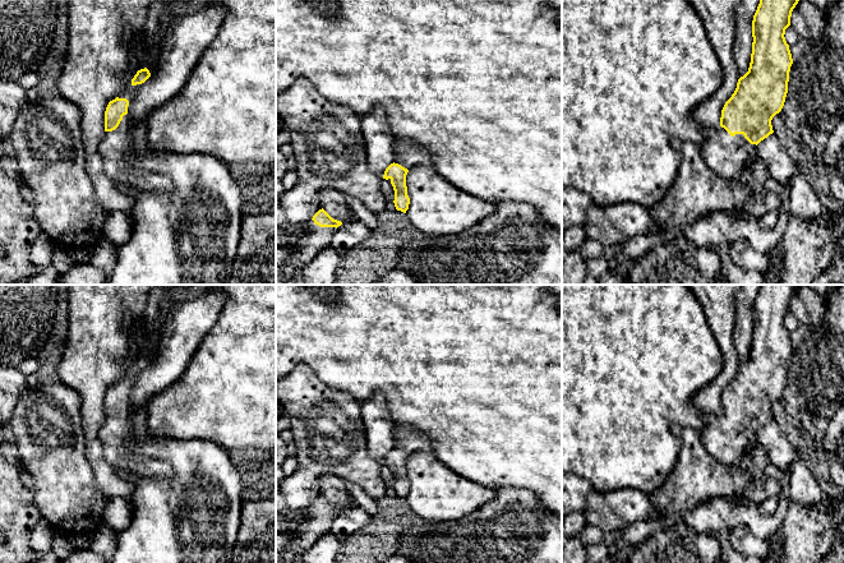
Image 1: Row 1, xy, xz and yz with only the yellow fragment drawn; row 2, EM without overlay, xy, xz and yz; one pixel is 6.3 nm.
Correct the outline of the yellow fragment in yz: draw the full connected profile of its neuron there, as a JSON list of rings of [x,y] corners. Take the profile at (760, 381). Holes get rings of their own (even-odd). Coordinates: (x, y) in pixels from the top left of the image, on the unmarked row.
[[[760,285],[752,306],[752,340],[748,357],[721,396],[720,411],[706,414],[700,438],[707,452],[719,462],[732,466],[756,439],[756,432],[774,419],[771,406],[784,392],[789,357],[793,350],[785,315],[799,285]]]

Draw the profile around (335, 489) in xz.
[[[324,475],[319,479],[319,484],[322,488],[322,494],[333,506],[341,507],[342,509],[358,507],[358,503],[351,497],[345,480],[333,475]]]

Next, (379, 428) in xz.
[[[382,393],[373,394],[361,403],[361,417],[366,434],[366,451],[375,461],[383,461],[395,447],[397,425]]]

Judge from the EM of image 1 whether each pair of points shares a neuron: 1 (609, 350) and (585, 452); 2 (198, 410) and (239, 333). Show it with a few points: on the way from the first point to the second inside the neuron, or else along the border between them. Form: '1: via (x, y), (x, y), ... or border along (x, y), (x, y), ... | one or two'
1: via (585, 375), (585, 427) | one
2: via (217, 391), (239, 369), (239, 352) | one

